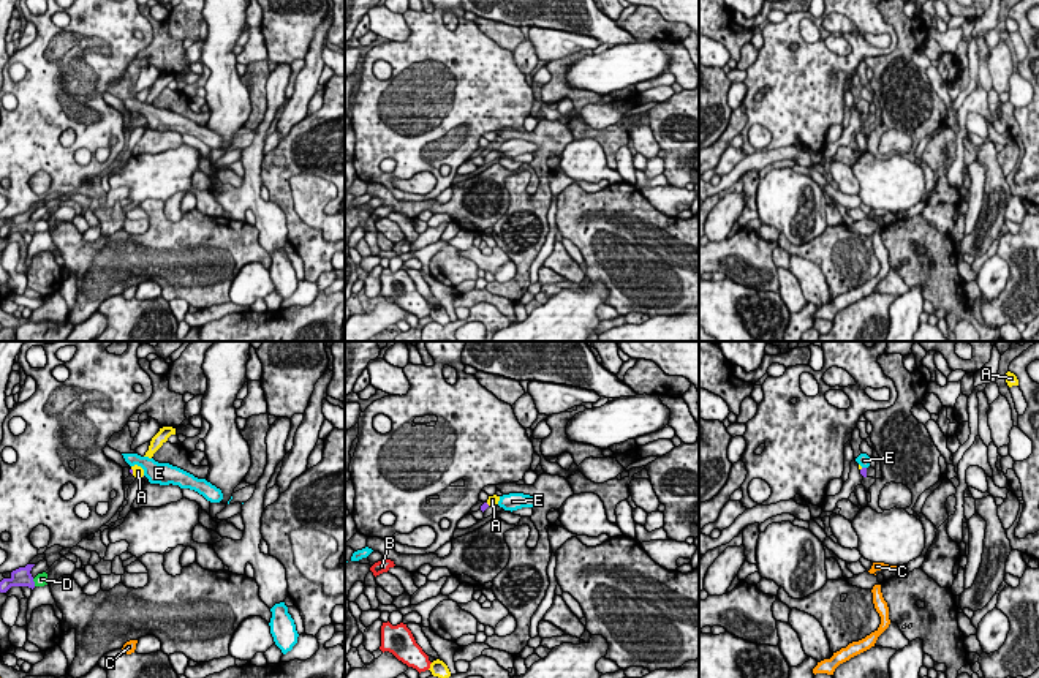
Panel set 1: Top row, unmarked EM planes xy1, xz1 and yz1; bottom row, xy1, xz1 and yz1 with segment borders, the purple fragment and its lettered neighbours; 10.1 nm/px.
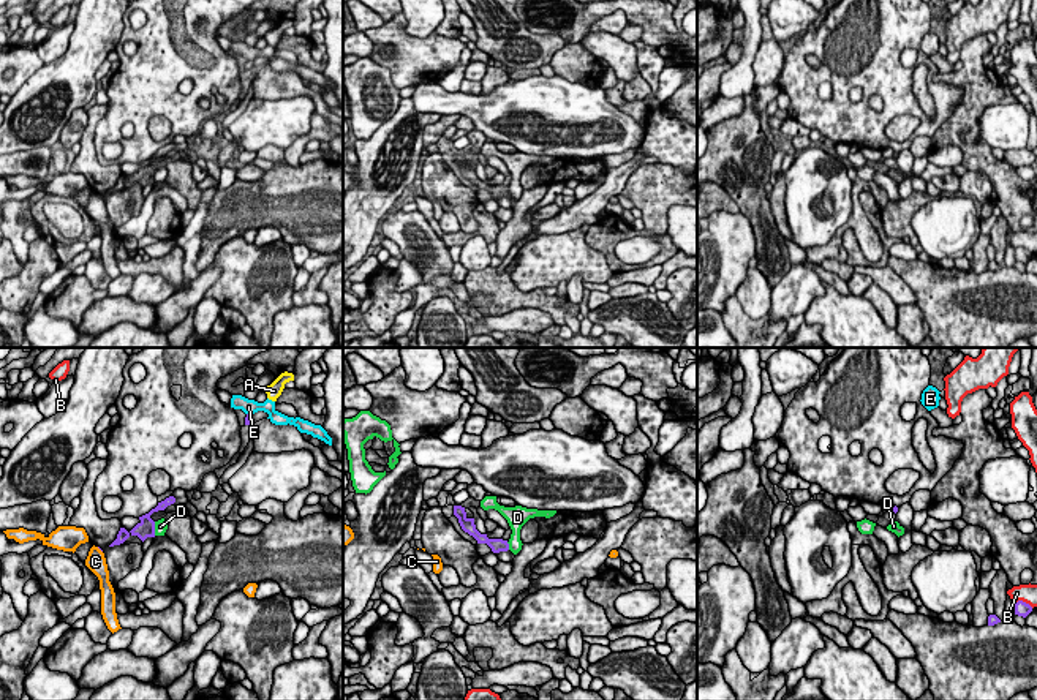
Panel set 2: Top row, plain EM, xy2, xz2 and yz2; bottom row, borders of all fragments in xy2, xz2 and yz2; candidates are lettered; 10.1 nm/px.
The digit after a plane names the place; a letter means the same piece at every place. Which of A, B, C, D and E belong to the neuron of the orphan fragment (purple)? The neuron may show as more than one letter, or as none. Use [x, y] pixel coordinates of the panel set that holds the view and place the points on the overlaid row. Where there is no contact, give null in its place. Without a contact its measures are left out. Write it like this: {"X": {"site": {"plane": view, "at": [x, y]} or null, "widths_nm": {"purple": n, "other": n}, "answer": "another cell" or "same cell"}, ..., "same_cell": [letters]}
{"A": {"site": {"plane": "xy1", "at": [132, 471]}, "widths_nm": {"purple": 30, "other": 120}, "answer": "same cell"}, "B": {"site": {"plane": "yz2", "at": [1025, 602]}, "widths_nm": {"purple": 160, "other": 190}, "answer": "another cell"}, "C": {"site": {"plane": "xy2", "at": [100, 549]}, "widths_nm": {"purple": 30, "other": 200}, "answer": "another cell"}, "D": {"site": {"plane": "xy2", "at": [154, 528]}, "widths_nm": {"purple": 180, "other": 130}, "answer": "another cell"}, "E": {"site": {"plane": "xy2", "at": [250, 414]}, "widths_nm": {"purple": 90, "other": 160}, "answer": "another cell"}, "same_cell": ["A"]}

